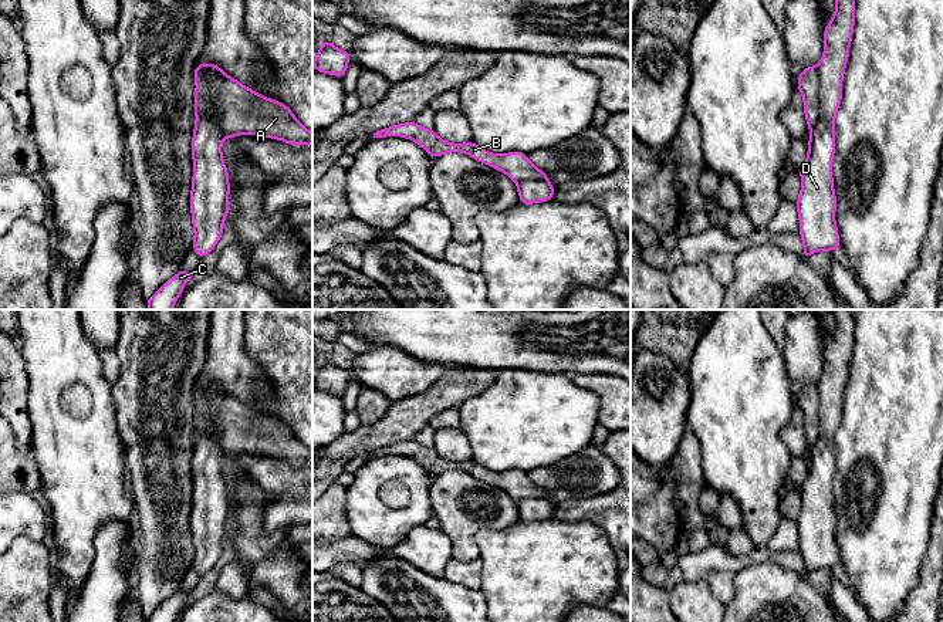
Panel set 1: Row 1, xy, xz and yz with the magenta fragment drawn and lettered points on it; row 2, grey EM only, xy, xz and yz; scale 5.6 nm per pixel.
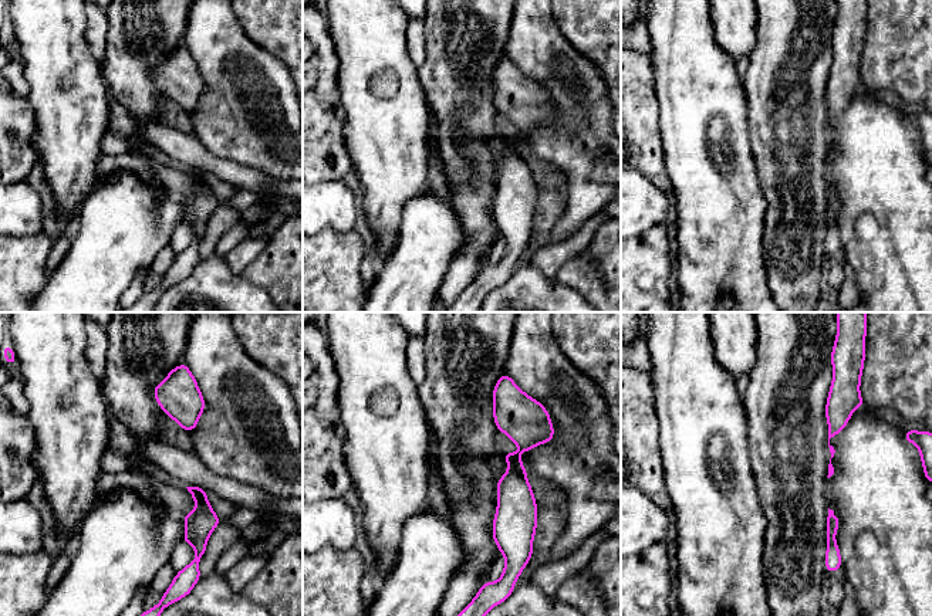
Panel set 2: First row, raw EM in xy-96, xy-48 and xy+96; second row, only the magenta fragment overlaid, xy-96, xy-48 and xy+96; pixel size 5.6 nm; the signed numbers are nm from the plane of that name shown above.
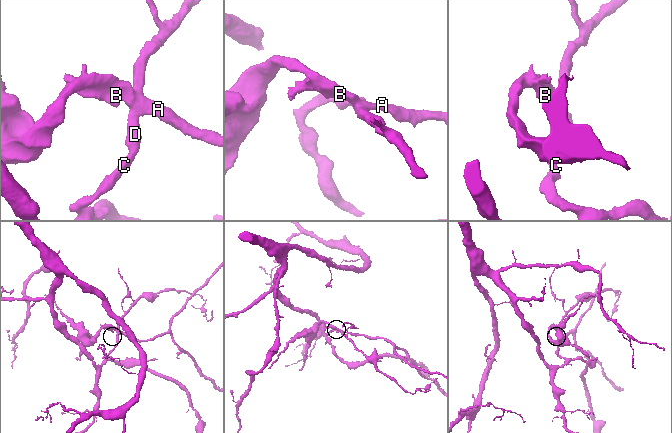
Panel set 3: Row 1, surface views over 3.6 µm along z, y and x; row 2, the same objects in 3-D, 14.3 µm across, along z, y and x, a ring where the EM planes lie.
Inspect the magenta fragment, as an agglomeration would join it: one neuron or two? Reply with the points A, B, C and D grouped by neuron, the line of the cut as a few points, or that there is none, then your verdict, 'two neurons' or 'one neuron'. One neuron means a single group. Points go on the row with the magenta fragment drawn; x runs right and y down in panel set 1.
groups A B / C D; cut yz (817, 67), (818, 119), (811, 129); two neurons

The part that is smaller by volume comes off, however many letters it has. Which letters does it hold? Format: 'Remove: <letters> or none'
Remove: A, B

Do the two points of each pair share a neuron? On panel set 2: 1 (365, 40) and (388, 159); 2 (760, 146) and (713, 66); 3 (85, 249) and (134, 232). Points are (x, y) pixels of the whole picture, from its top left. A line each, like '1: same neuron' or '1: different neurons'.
1: same neuron
2: same neuron
3: same neuron

